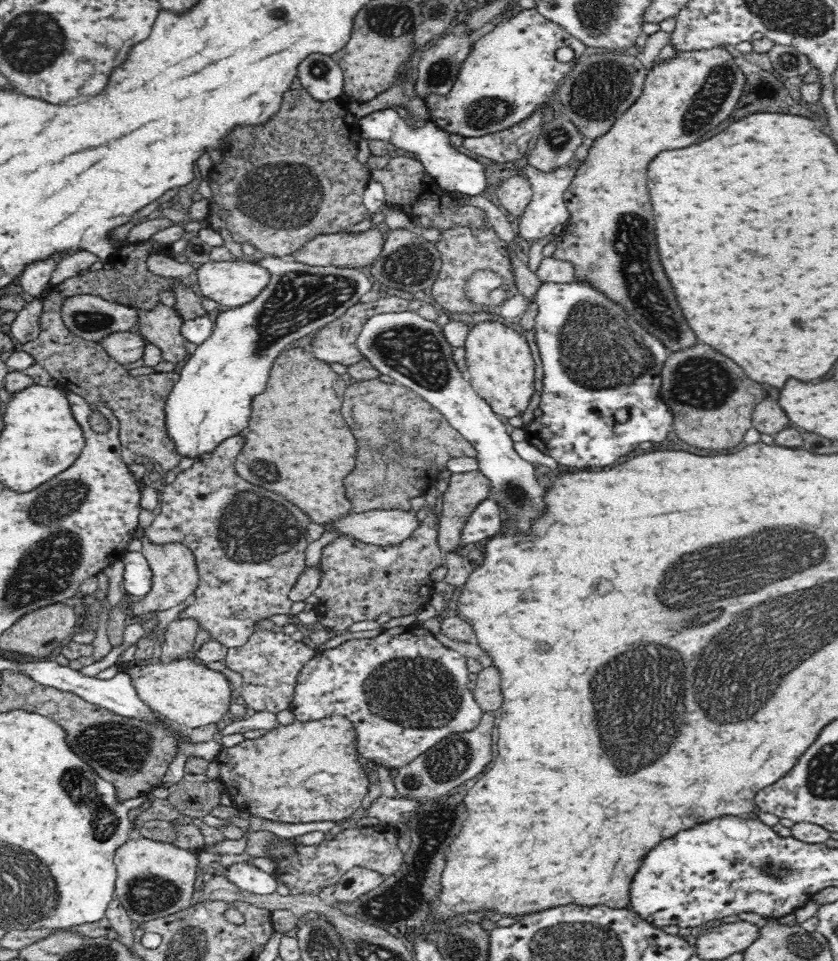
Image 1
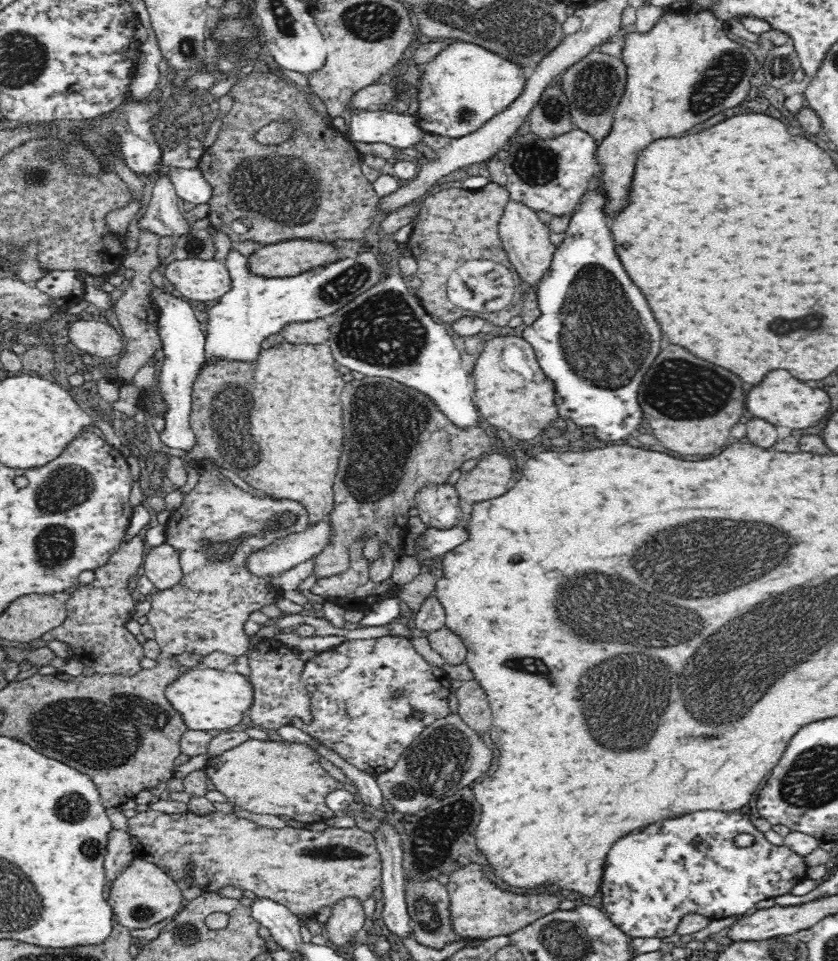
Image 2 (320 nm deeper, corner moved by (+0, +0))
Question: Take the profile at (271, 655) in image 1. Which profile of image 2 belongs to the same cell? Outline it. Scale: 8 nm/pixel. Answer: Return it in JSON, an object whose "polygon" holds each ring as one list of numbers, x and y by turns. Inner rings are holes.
{"polygon":[[250,638,245,655,250,667,247,681,253,689,253,699,248,712,256,726,278,730,284,725,290,725,294,717,306,722,312,720,309,692,300,682,306,662,300,660,298,650,286,647,274,638,268,640]]}

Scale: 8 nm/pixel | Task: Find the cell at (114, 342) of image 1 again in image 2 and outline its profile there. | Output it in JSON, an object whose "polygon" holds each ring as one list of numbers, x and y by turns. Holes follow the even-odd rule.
{"polygon":[[78,317,69,324,70,348,79,353,112,358,124,349,122,336,108,323]]}

